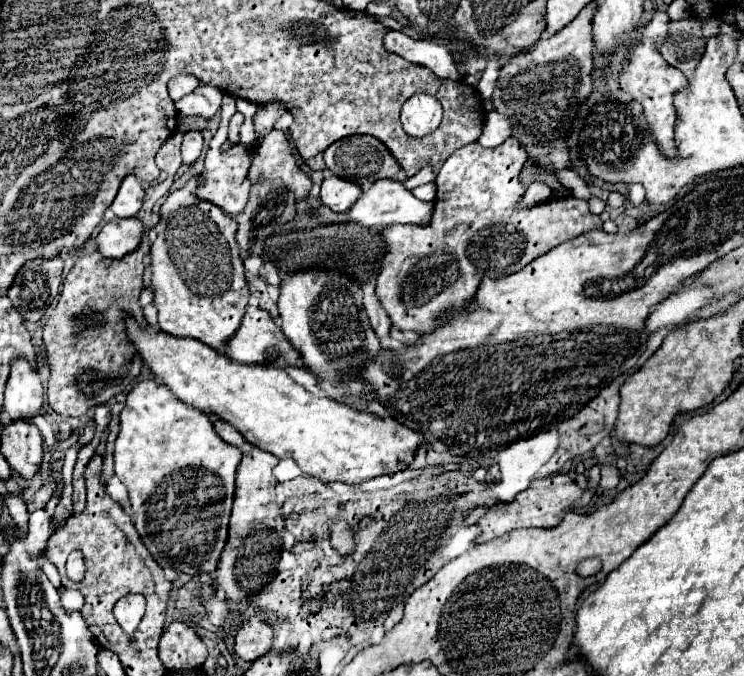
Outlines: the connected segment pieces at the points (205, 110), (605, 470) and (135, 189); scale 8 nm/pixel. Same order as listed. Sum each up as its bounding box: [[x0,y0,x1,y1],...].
[[174,85,222,119],[600,465,620,490],[110,175,144,217]]

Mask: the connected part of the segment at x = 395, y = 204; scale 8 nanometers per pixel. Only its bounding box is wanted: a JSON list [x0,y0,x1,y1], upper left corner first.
[348,179,434,231]

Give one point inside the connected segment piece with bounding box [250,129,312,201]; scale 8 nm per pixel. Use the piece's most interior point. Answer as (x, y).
(273, 159)

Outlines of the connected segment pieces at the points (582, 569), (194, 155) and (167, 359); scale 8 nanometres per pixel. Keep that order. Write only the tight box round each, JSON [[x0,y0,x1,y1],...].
[[576,559,602,577],[182,131,204,165],[126,317,424,485]]

